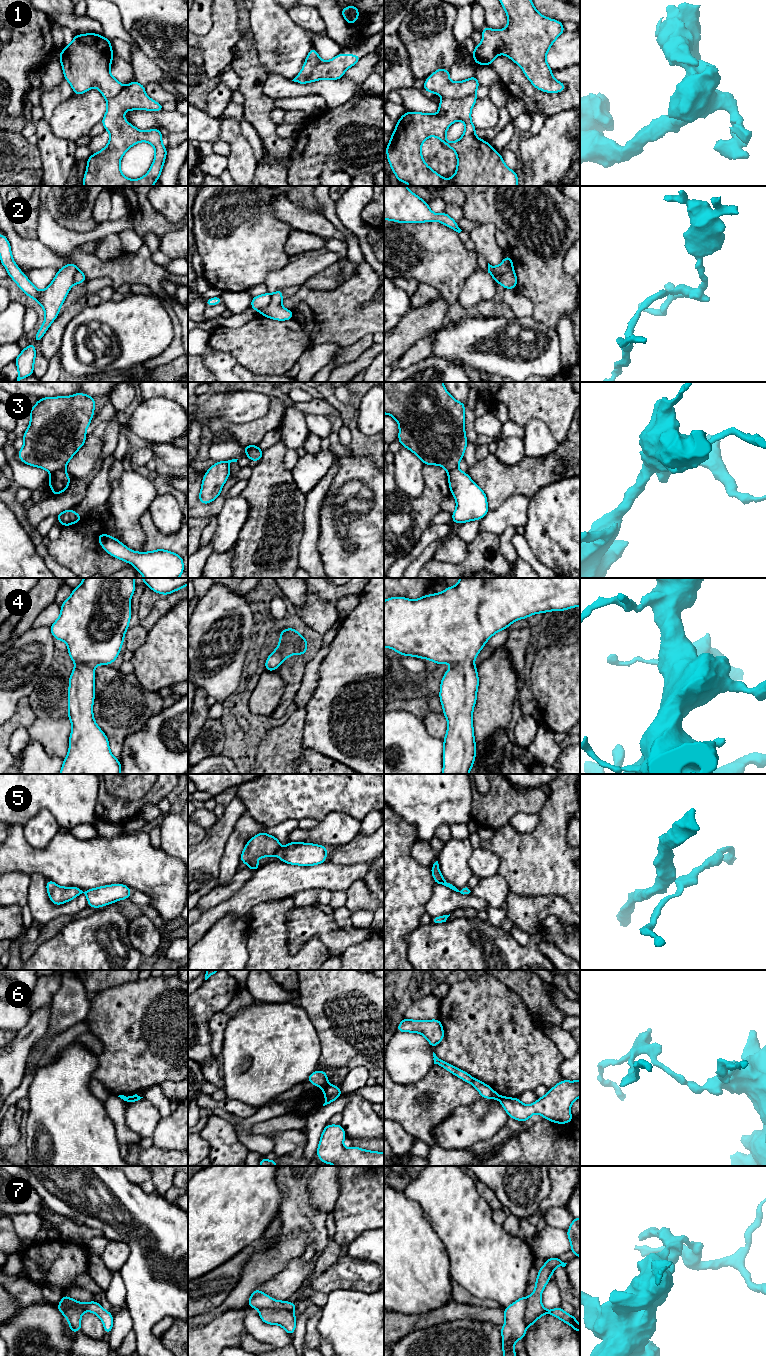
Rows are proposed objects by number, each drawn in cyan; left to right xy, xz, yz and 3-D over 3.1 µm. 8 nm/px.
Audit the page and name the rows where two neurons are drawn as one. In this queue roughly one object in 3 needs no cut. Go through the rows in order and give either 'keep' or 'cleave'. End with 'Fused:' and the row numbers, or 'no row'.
1: cleave
2: cleave
3: cleave
4: keep
5: cleave
6: cleave
7: cleave
Fused: 1, 2, 3, 5, 6, 7

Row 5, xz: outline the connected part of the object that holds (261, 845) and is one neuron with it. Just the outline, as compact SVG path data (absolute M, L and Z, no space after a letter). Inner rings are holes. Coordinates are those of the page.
M265 832L259 833L247 842L241 854L240 861L246 863L248 868L256 872L261 867L256 860L261 857L277 855L281 847L276 837Z

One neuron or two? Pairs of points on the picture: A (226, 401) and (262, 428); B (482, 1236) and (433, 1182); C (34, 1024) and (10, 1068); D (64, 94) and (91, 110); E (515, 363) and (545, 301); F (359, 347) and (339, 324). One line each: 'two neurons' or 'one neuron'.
A: two neurons
B: one neuron
C: one neuron
D: two neurons
E: two neurons
F: two neurons

